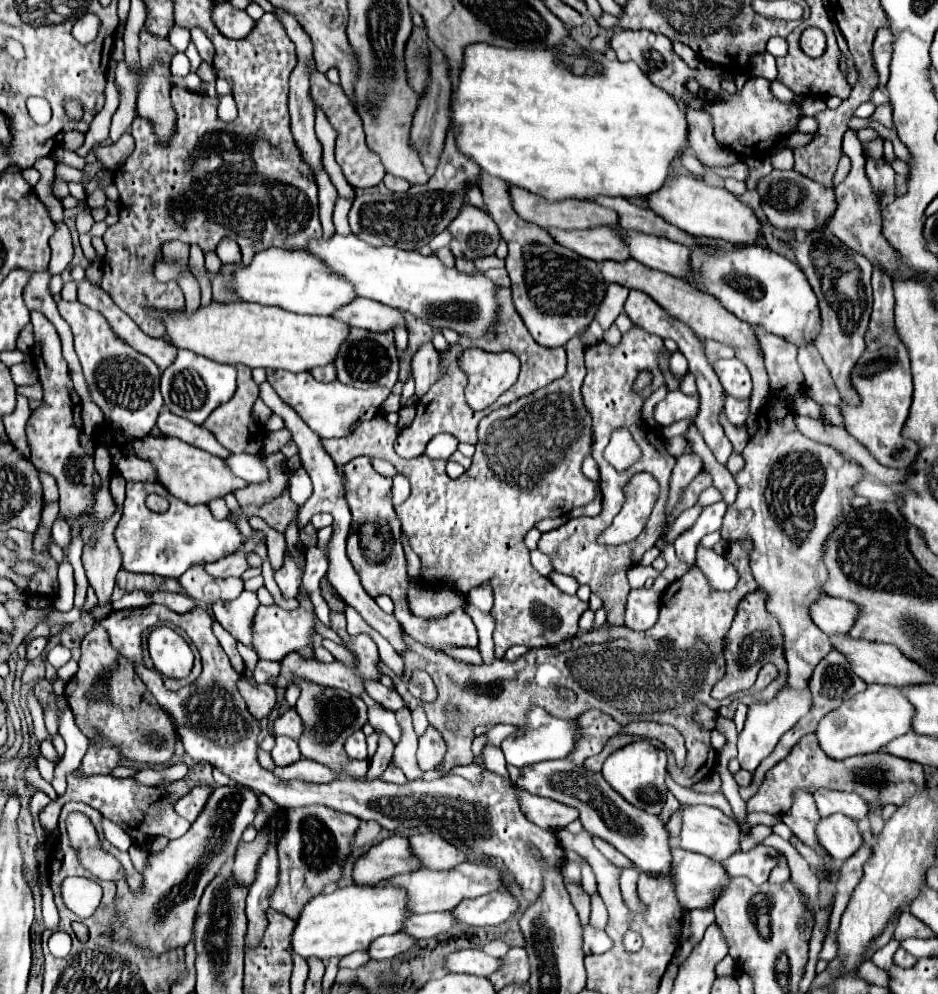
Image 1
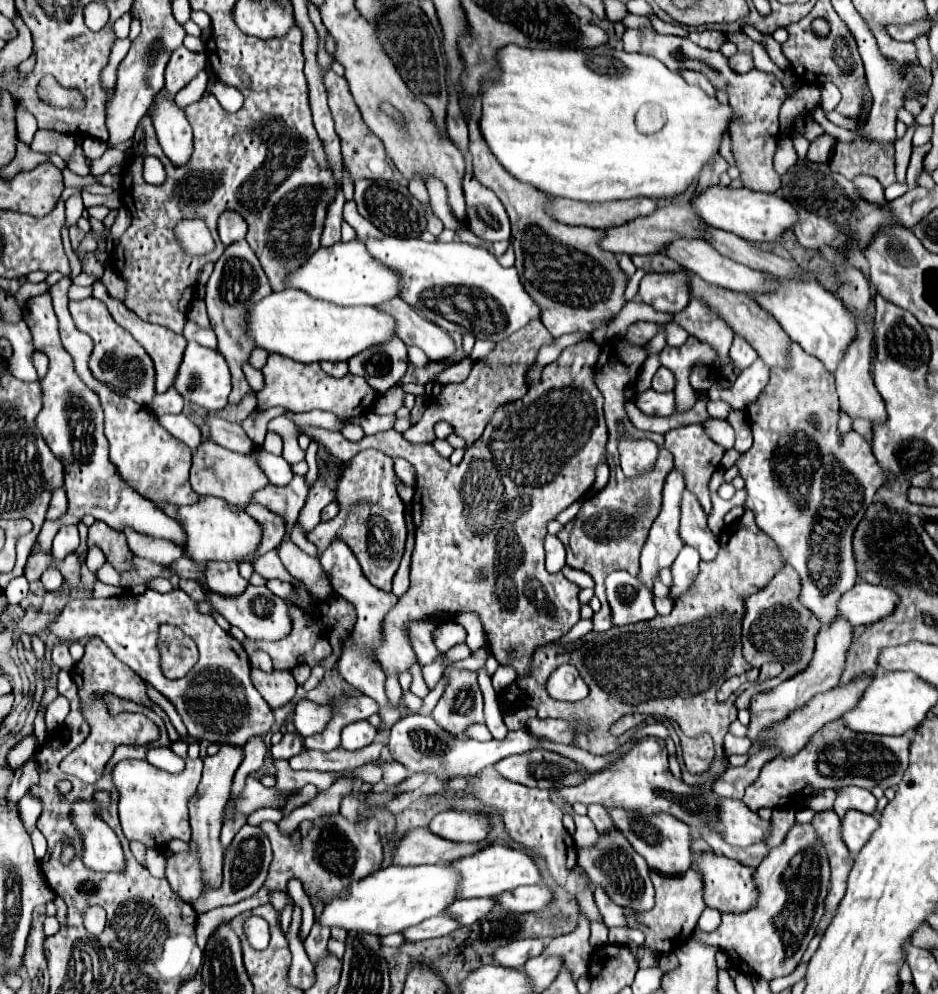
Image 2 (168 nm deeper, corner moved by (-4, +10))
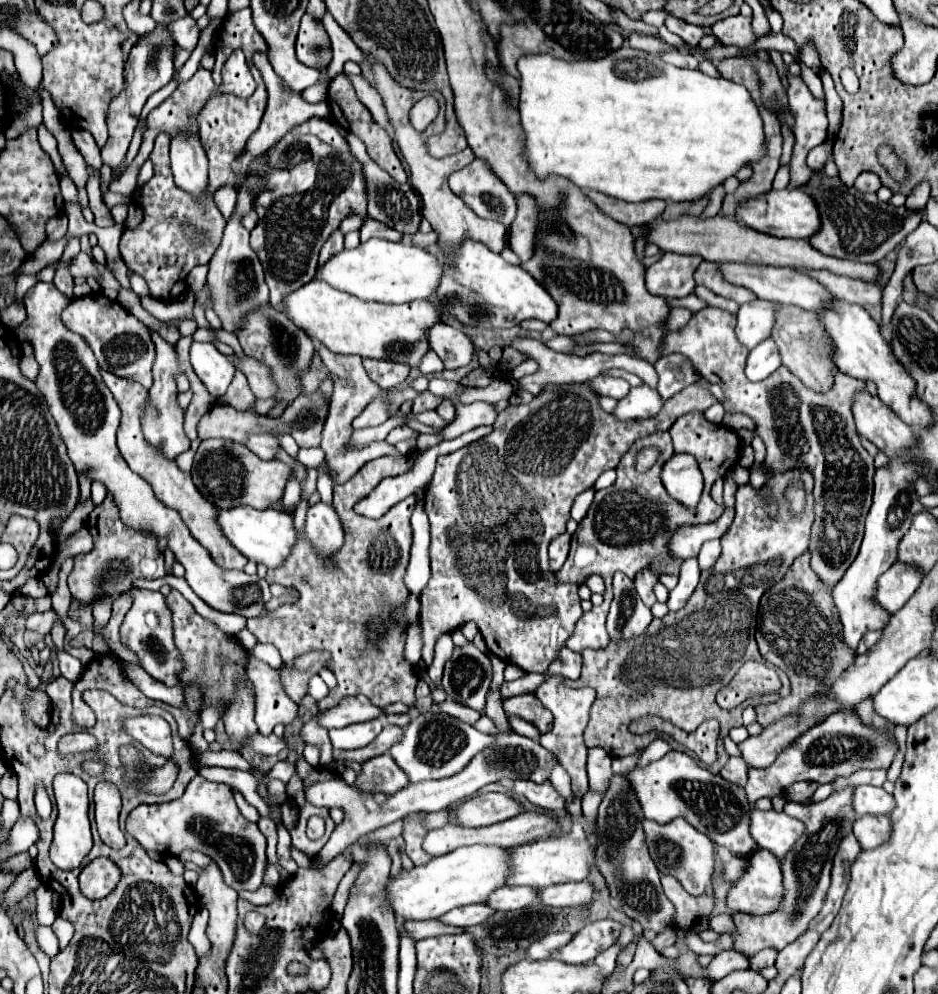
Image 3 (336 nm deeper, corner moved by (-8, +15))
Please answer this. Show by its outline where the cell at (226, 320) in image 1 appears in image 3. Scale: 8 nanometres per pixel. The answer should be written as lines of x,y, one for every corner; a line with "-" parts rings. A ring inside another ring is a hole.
312,279
310,283
302,285
300,289
288,293
282,301
284,315
302,329
310,339
316,339
318,343
326,345
332,353
338,355
360,355
360,357
376,357
376,359
392,359
392,361
404,361
410,367
418,367
420,357
430,351
426,331
432,327
438,319
438,313
430,301
412,301
402,305
386,305
386,303
374,303
374,301
358,301
358,297
352,297
348,293
340,293
338,289
332,289
330,285
324,285
324,281

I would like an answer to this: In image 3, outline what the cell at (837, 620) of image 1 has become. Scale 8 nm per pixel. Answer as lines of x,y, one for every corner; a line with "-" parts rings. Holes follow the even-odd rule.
892,565
880,579
874,601
888,613
894,615
902,605
914,595
920,587
922,575
916,569
908,569
908,565

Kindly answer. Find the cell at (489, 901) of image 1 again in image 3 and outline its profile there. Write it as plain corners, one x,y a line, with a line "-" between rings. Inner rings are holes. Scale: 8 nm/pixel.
588,881
548,885
538,891
538,899
550,907
580,907
588,905
594,897
594,887

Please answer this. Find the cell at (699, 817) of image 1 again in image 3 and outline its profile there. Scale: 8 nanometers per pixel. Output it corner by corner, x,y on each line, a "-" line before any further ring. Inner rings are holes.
756,807
750,809
750,835
758,843
760,849
768,849
778,859
796,843
804,825
798,819
792,819
786,813
778,811
760,811

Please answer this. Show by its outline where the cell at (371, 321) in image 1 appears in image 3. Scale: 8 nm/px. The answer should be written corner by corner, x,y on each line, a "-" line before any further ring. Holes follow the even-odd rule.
436,323
428,329
428,341
430,349
442,359
444,369
458,369
472,361
474,345
470,337
458,327

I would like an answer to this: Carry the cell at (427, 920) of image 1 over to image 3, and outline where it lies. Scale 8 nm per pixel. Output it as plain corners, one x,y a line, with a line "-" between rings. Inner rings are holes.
500,887
494,893
490,893
486,903
494,911
512,911
528,907
536,897
538,893
532,887

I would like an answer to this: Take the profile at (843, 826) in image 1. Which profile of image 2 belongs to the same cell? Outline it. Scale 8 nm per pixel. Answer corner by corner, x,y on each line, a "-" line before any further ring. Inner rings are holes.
850,810
842,818
842,838
844,838
844,842
846,842
852,856
856,856
860,852
860,848
870,840
876,826
878,826
876,816
856,812
856,810

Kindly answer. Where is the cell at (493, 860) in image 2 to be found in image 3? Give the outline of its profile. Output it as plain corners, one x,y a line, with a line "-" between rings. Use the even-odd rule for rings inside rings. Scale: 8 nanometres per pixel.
573,823
572,833
556,839
538,839
518,847
508,849
508,875
506,885
526,885
534,889
542,889
544,885
568,883
568,881
584,881
588,877
588,869
594,863
594,851
584,837
584,830
578,823

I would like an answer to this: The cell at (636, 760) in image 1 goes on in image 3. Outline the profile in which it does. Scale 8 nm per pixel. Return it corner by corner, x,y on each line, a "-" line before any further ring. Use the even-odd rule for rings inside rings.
670,751
668,755
648,763
646,767
632,769
626,775
626,779
646,819
668,823
676,817
684,817
690,825
708,835
714,843
726,847
728,851
740,857
750,857
758,849
758,845
752,841
748,833
750,803
746,801
744,789
728,783
720,775
712,775
686,753

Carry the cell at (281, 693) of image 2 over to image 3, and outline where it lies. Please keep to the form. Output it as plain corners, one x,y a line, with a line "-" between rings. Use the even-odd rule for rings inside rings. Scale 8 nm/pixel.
306,653
306,655
296,657
292,667
288,667
288,665
280,667
278,675
280,675
280,681
282,681
284,693
292,701
300,703
302,697
306,695
308,679
312,675
316,675
322,667
326,667
326,659
328,659
328,653

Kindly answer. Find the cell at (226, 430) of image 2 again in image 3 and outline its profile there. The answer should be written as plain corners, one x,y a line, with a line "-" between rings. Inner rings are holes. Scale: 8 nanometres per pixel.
250,433
246,443
244,443
252,453
256,453
260,459
274,459
274,453
276,449
280,447
278,441
272,437
272,435
256,435
256,433

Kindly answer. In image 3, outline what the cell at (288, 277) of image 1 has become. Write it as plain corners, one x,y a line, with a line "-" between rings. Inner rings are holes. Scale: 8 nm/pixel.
368,239
356,249
342,249
334,257
330,257
316,271
316,279
326,281
330,287
350,293
362,301
408,303
432,295
432,289
436,289
440,281
440,261
436,261
426,249
416,245

